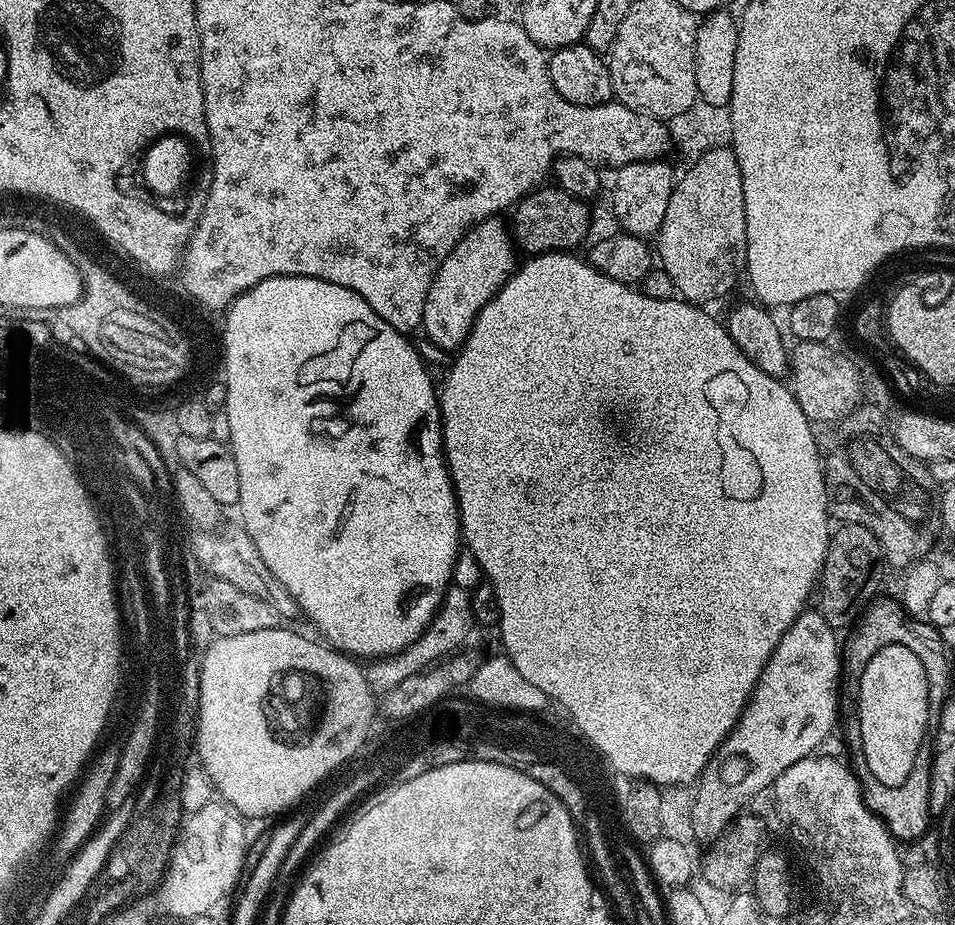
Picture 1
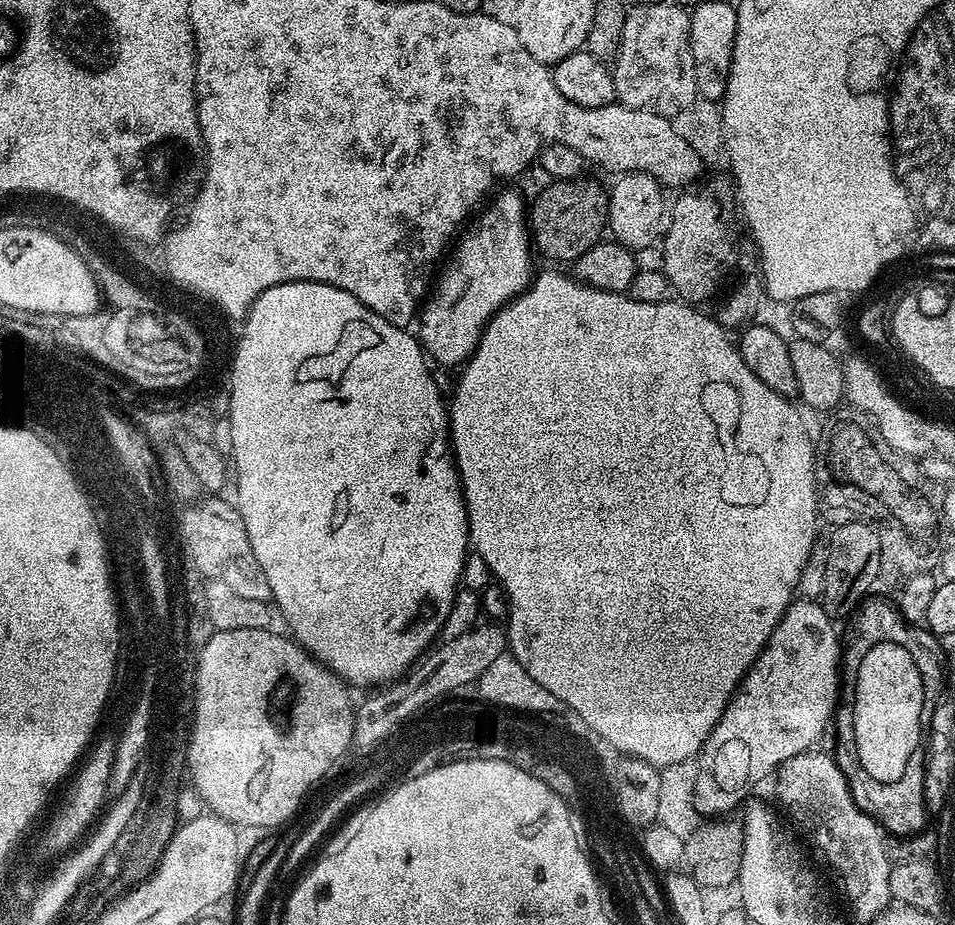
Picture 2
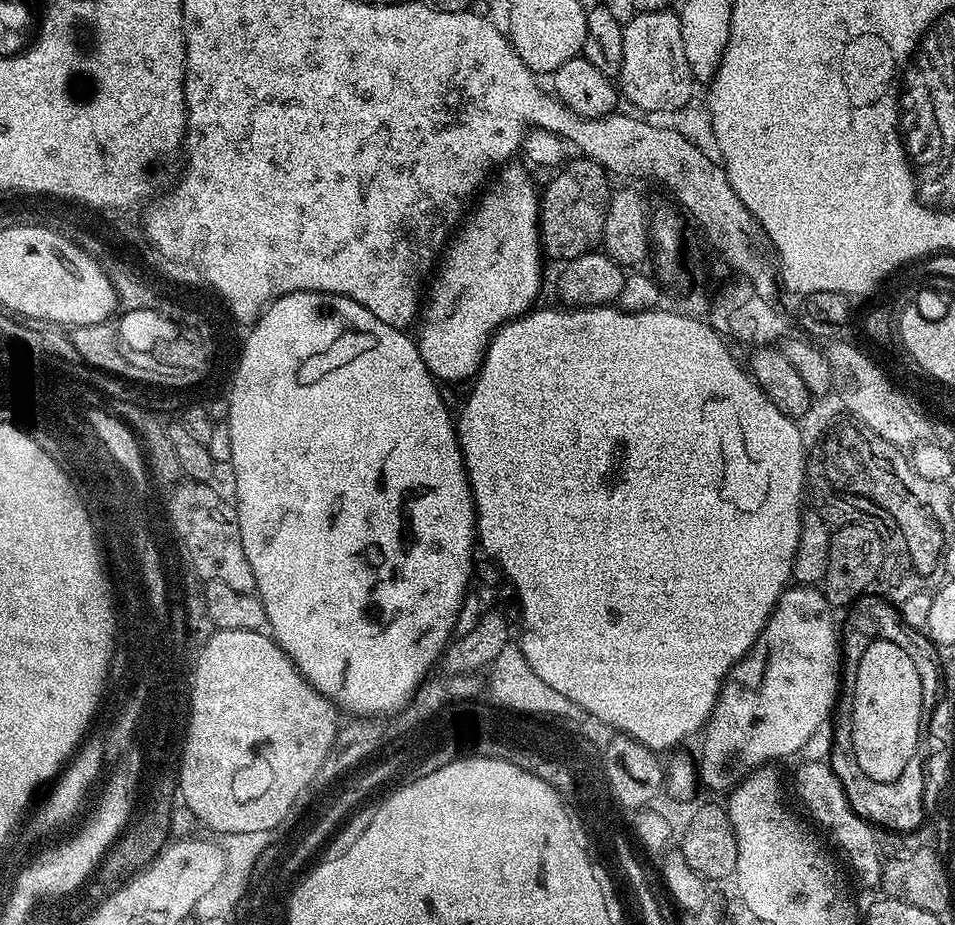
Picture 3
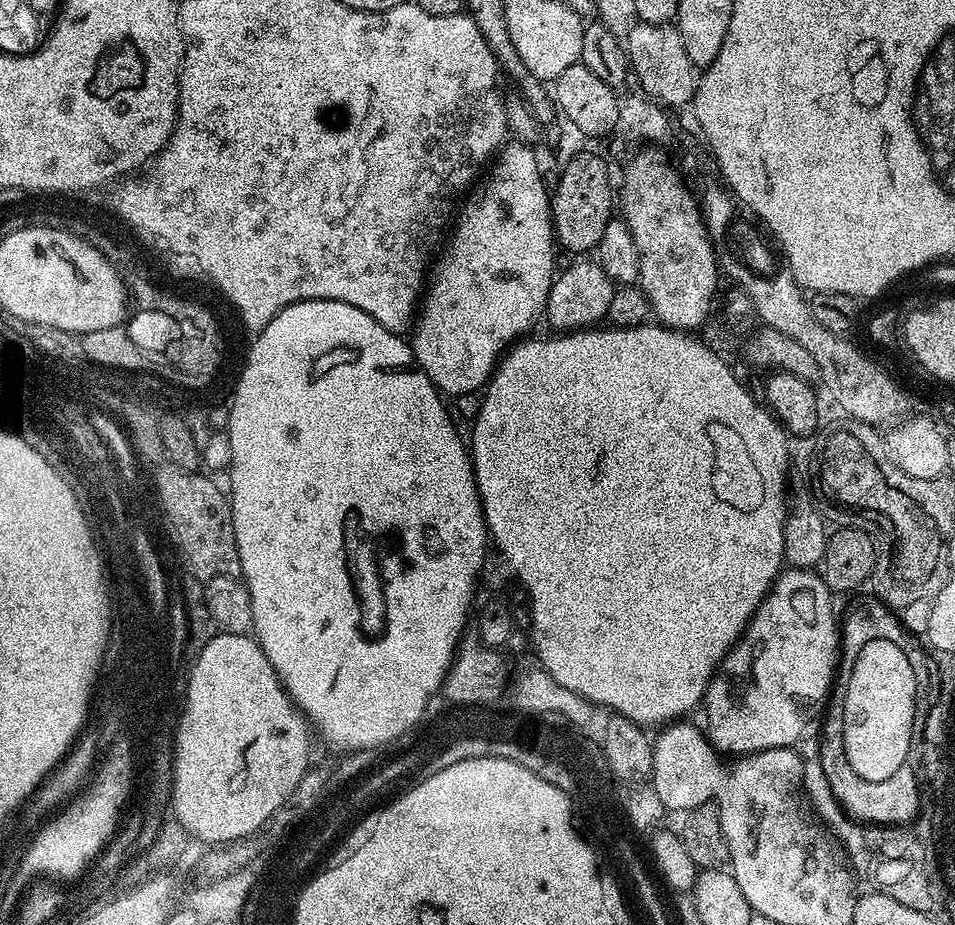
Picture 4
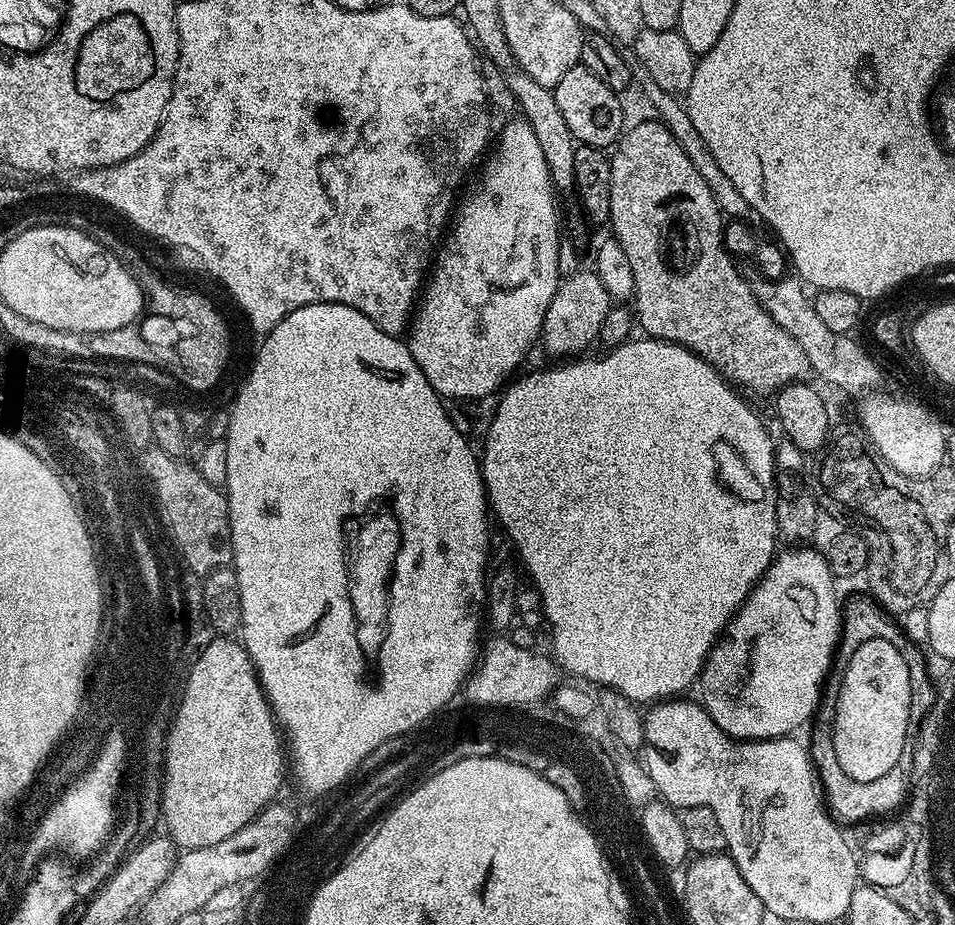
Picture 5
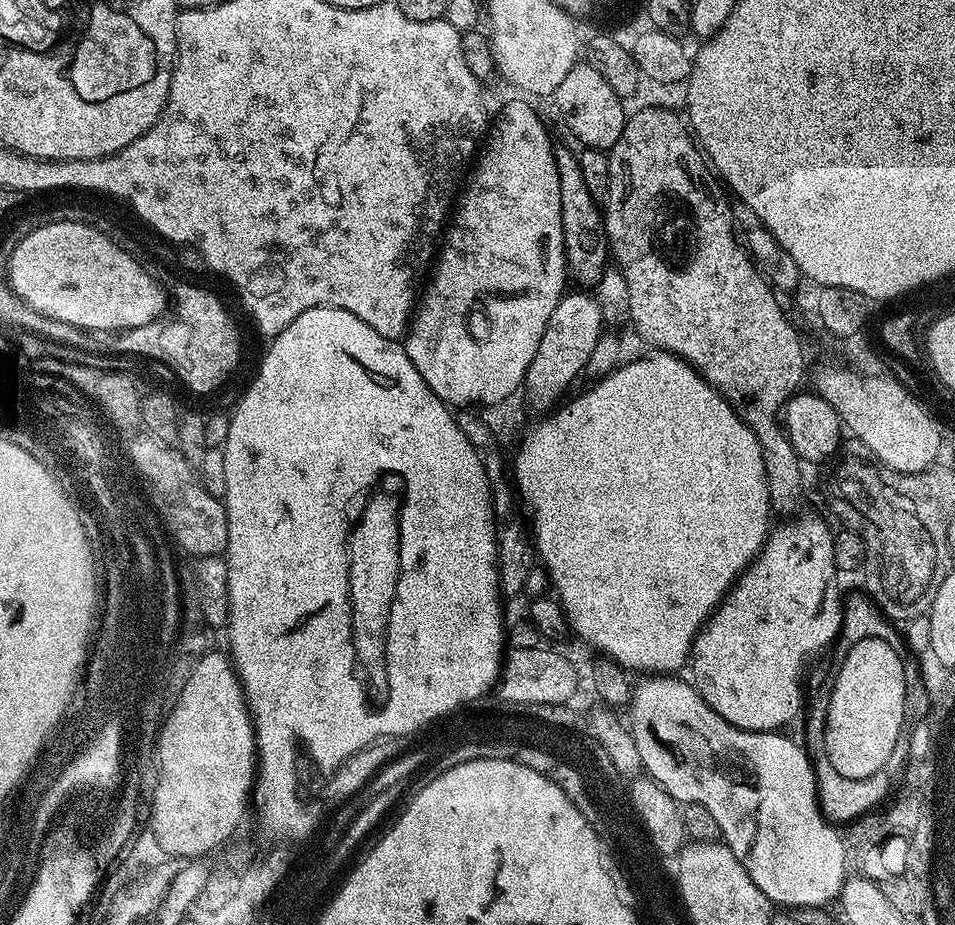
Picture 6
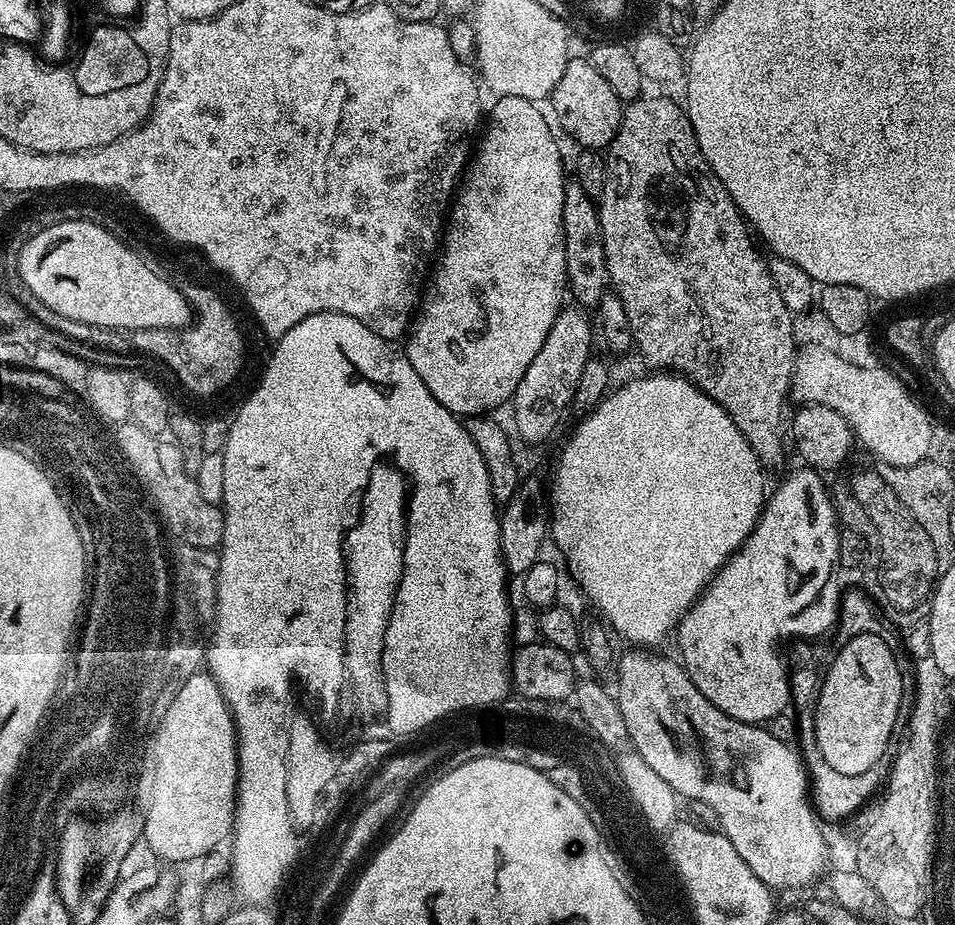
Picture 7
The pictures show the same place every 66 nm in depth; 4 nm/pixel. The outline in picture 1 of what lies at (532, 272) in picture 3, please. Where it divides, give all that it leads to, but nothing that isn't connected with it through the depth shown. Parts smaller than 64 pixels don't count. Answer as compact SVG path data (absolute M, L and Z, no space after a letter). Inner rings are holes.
M493 218L483 220L482 223L474 225L456 243L454 250L450 250L450 254L442 262L439 270L437 270L434 282L426 294L422 332L427 340L443 350L449 350L449 348L452 348L451 350L459 349L460 345L463 344L464 340L470 334L470 330L474 326L474 322L478 318L482 306L486 306L486 302L490 302L490 298L496 294L496 291L516 271L518 267L516 255L518 255L518 252L514 247L512 233L509 225L505 221L503 224L500 218Z

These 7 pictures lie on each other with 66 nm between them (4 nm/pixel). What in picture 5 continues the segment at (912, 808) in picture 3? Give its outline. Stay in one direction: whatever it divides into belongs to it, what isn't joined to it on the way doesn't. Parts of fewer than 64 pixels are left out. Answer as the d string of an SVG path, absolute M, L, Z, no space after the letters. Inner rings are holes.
M817 712L812 726L813 738L810 747L812 767L818 773L818 784L822 789L826 807L837 821L853 826L871 821L873 818L884 818L895 813L908 800L910 790L905 788L904 780L900 780L900 772L887 772L882 774L882 778L874 778L874 782L865 784L857 784L843 770L832 772L832 776L828 776L828 716L821 716Z

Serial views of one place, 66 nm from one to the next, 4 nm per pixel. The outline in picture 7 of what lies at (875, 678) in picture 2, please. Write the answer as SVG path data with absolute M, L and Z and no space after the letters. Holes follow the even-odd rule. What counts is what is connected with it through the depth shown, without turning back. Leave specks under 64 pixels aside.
M863 632L849 636L844 645L836 652L832 665L827 665L820 681L820 697L817 700L816 731L818 749L830 766L844 775L861 775L870 770L874 762L886 750L886 744L894 730L894 724L900 716L900 703L904 700L904 676L900 673L900 664L896 661L896 652L880 636Z

